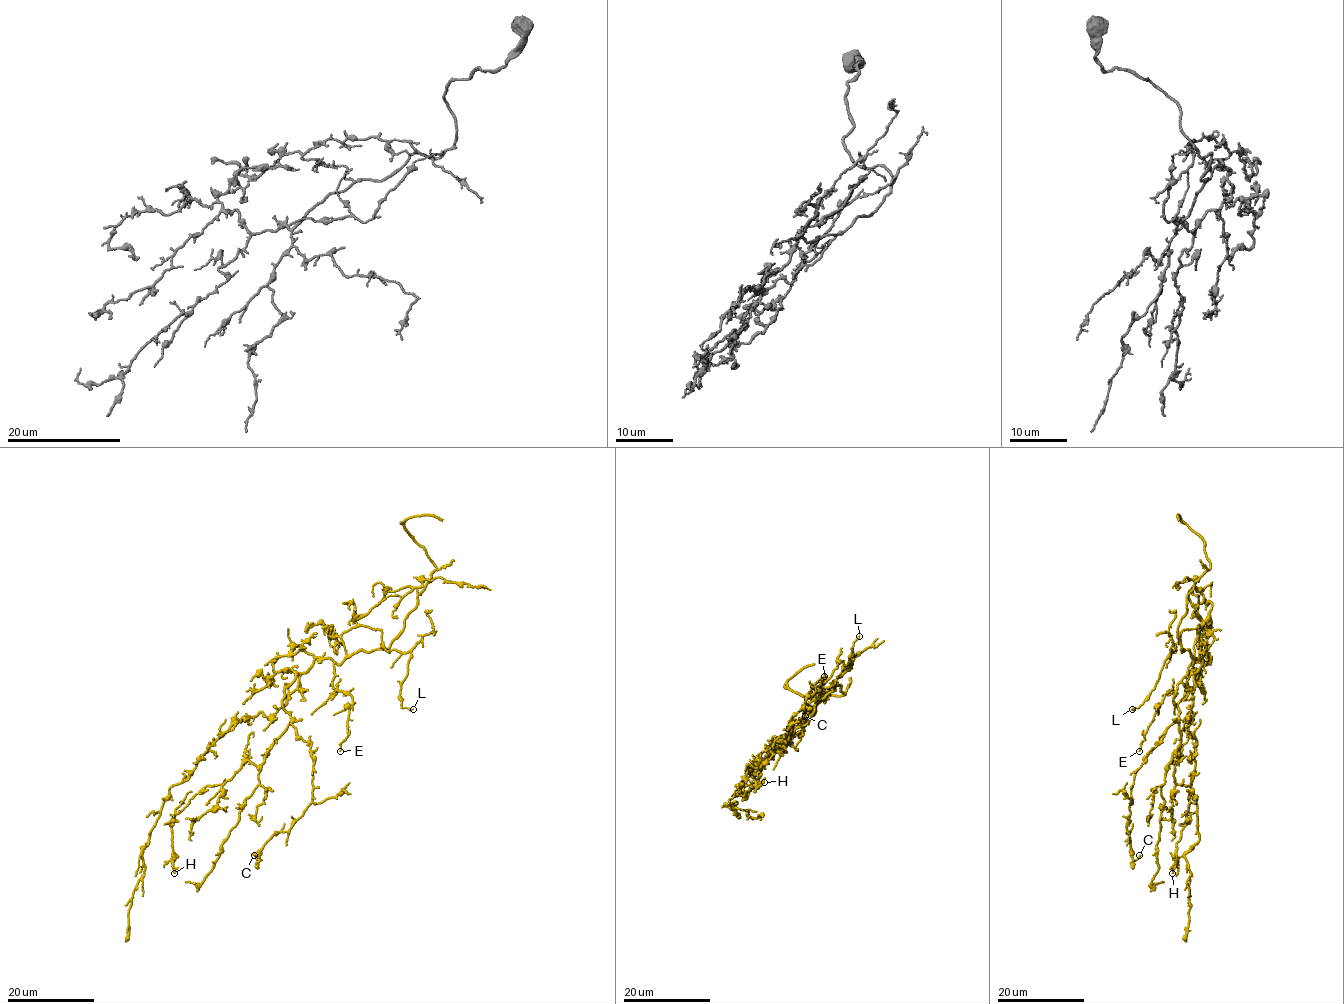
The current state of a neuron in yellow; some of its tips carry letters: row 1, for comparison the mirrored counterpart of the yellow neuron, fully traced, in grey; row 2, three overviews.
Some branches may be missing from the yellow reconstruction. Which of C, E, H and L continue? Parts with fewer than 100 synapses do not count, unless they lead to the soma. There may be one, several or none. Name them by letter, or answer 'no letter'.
no letter

